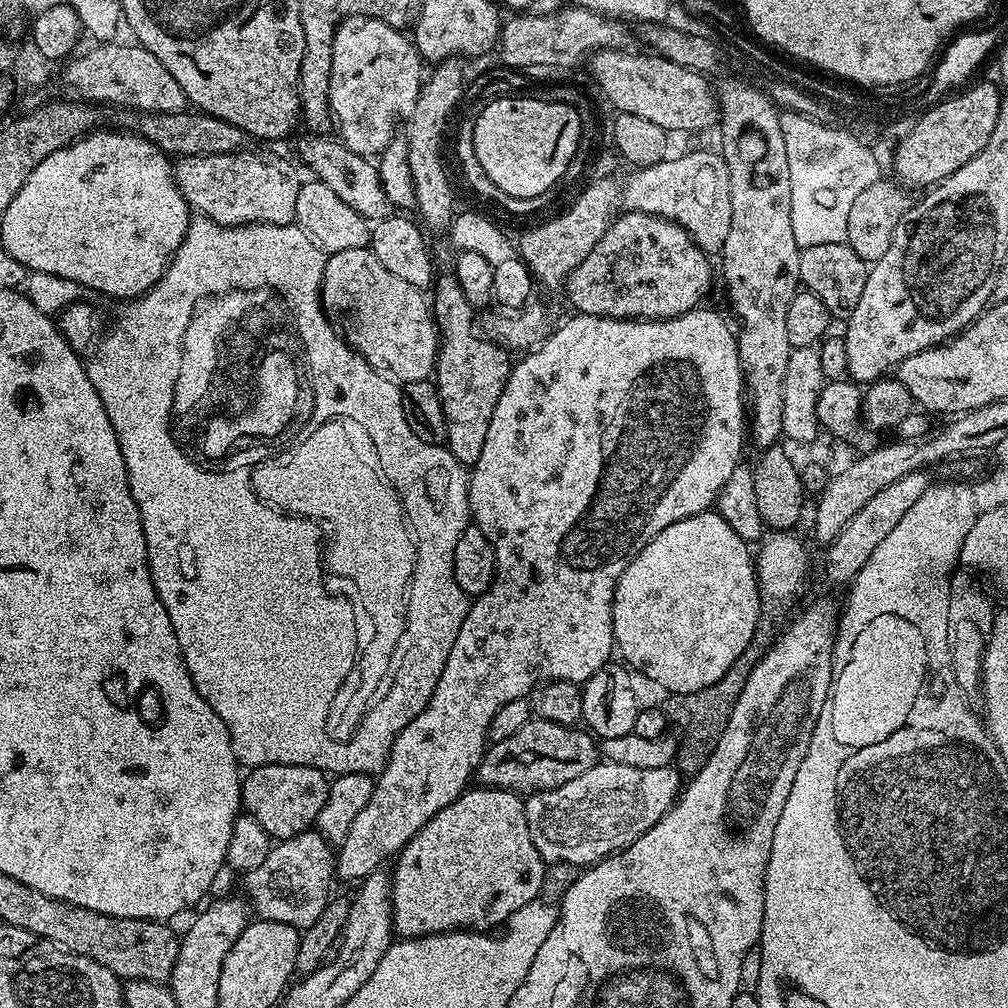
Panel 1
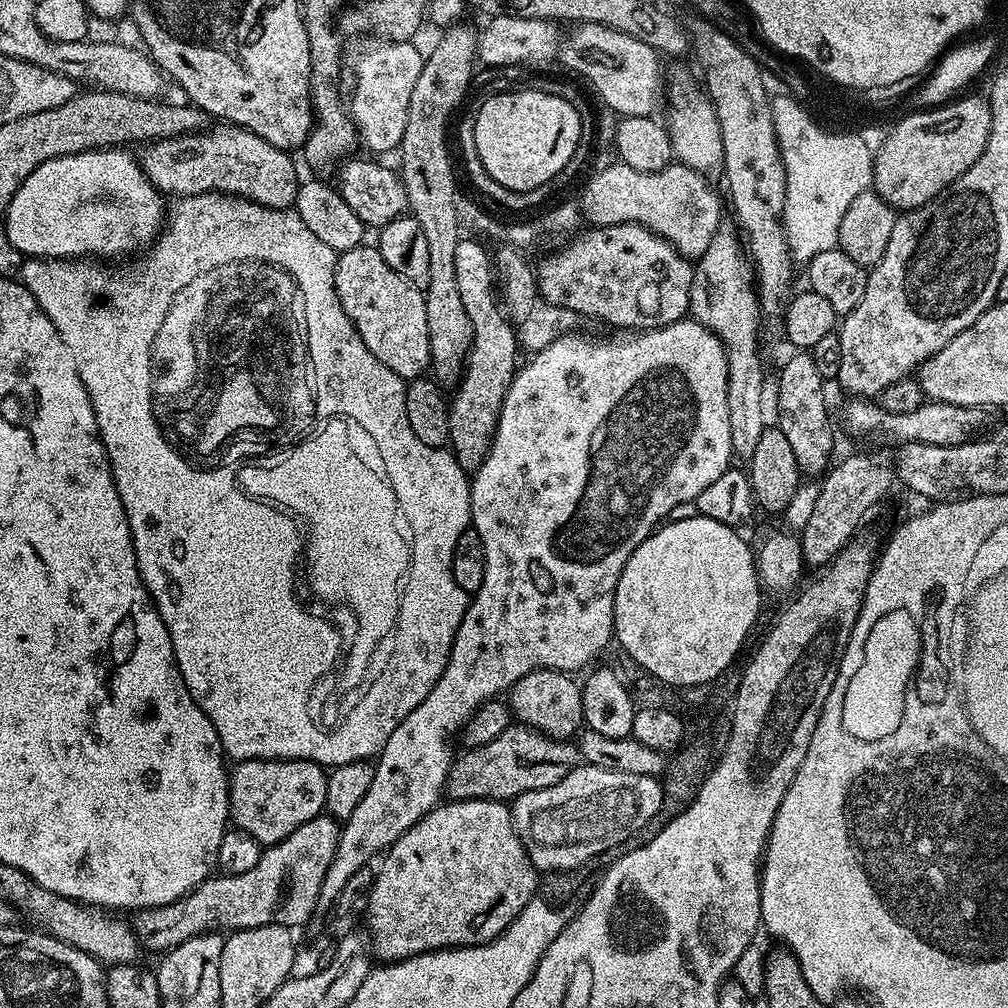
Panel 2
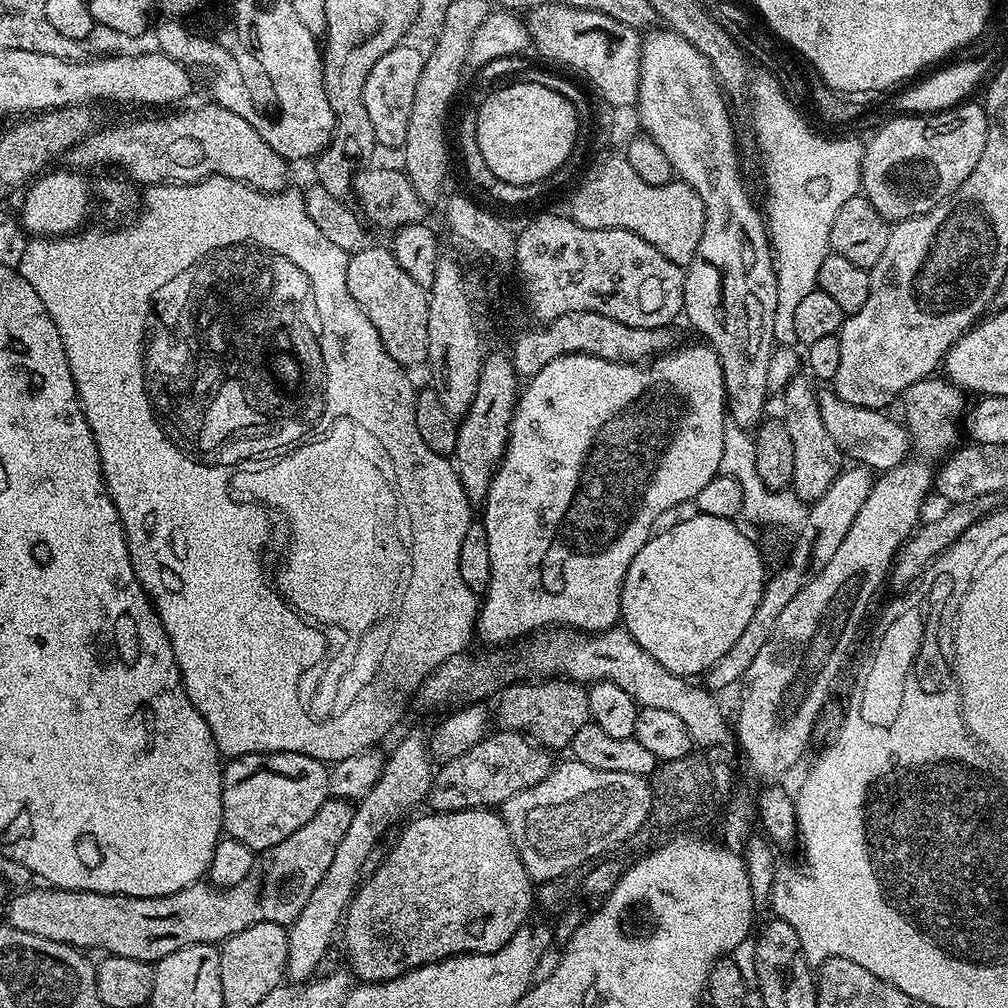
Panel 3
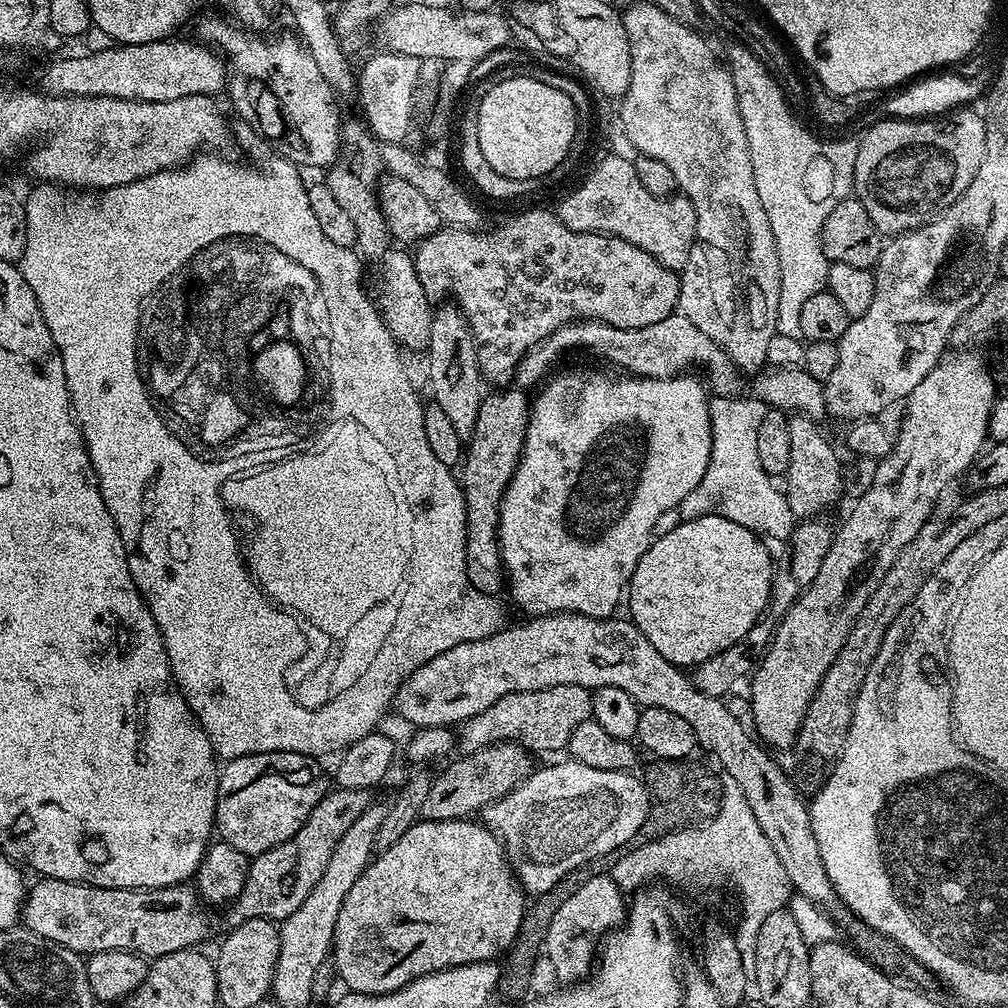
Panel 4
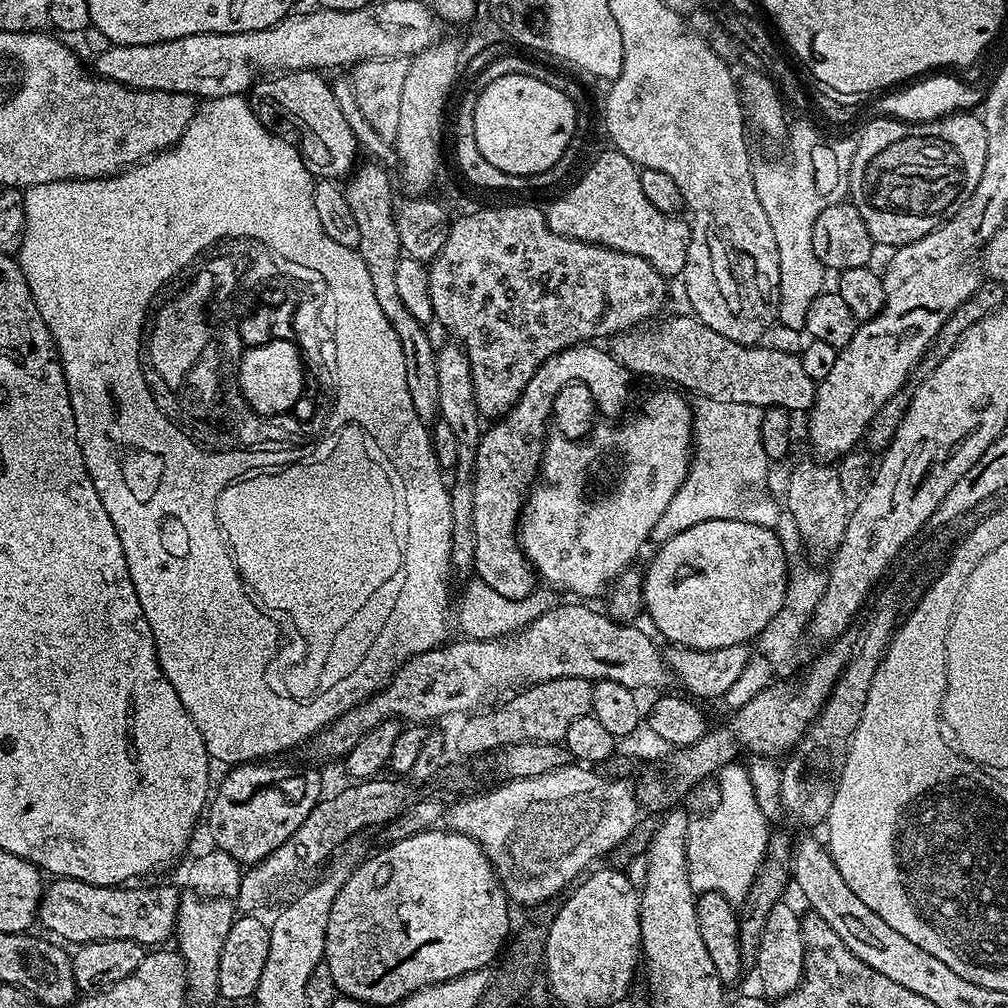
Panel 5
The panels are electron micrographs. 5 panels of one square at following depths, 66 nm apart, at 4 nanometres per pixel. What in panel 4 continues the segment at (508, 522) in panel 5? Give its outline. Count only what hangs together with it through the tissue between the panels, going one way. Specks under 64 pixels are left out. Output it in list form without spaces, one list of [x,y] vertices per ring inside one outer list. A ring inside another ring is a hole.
[[[508,386],[503,390],[492,390],[485,395],[484,400],[480,404],[478,410],[478,420],[474,422],[474,434],[466,442],[464,454],[462,457],[462,469],[464,473],[459,473],[458,480],[464,489],[464,501],[466,502],[466,514],[468,515],[468,529],[466,530],[466,578],[470,578],[470,582],[480,591],[482,594],[496,598],[499,597],[499,592],[503,593],[506,588],[506,573],[504,570],[504,564],[500,560],[500,517],[497,515],[500,510],[500,500],[504,497],[504,491],[508,488],[510,478],[514,474],[514,470],[518,466],[520,461],[520,452],[524,449],[524,431],[528,429],[528,413],[530,411],[530,396],[525,389],[517,386]]]

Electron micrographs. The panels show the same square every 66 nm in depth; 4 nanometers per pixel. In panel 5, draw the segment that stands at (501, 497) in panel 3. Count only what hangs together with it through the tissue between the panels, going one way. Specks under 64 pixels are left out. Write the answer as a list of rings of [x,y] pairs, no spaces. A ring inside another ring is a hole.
[[[670,391],[674,392],[654,393],[644,404],[644,416],[636,416],[633,420],[625,419],[623,422],[597,423],[584,439],[571,440],[559,434],[552,434],[547,437],[544,445],[544,454],[540,461],[538,479],[532,485],[528,498],[524,502],[524,511],[520,514],[518,525],[520,548],[524,551],[524,556],[528,559],[529,564],[532,565],[537,577],[543,583],[545,580],[550,587],[557,588],[560,592],[569,592],[572,595],[569,597],[572,598],[588,598],[584,596],[596,596],[599,592],[601,594],[607,593],[610,585],[619,580],[624,572],[629,571],[633,567],[632,559],[639,554],[640,547],[646,542],[649,543],[654,530],[654,522],[658,522],[658,518],[662,518],[662,510],[666,510],[666,506],[670,506],[670,498],[674,498],[674,494],[678,494],[678,486],[682,486],[682,482],[686,478],[694,447],[692,434],[693,405],[691,403],[687,404],[679,396],[679,394],[681,395],[679,391]]]

